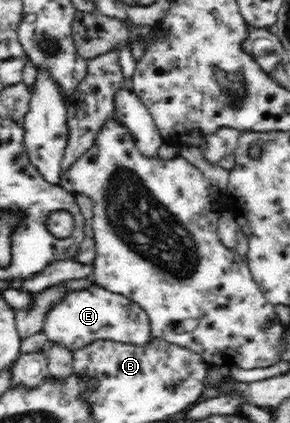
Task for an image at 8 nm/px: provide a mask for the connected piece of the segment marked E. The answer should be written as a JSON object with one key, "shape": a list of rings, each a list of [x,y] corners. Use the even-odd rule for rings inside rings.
{"shape":[[[93,283],[89,288],[73,290],[61,305],[51,309],[42,333],[52,345],[73,354],[95,341],[109,340],[141,347],[149,345],[155,338],[151,326],[149,314],[133,298]]]}

